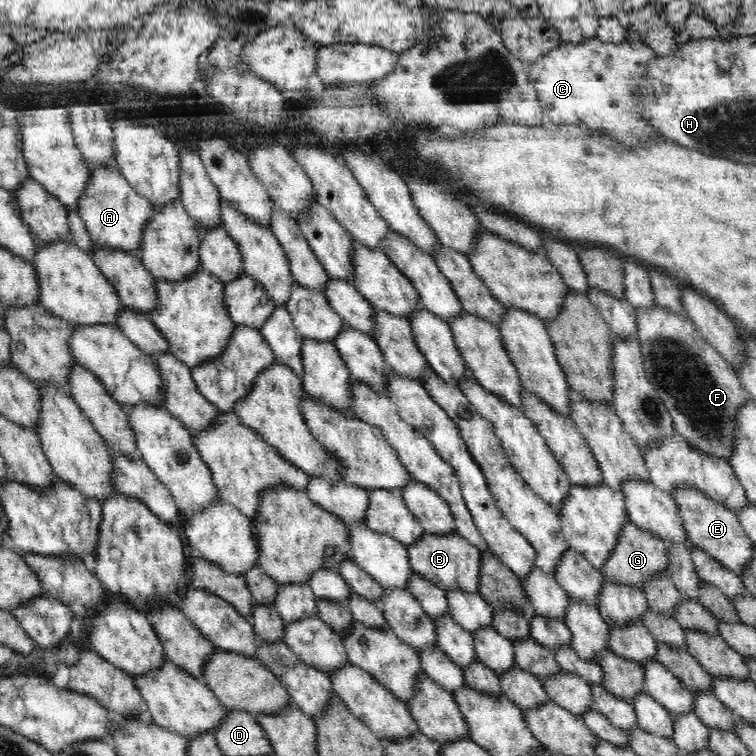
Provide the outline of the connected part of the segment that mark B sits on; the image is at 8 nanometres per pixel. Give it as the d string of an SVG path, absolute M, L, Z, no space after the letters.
M457 531L448 535L424 534L418 542L406 547L414 573L424 576L424 579L442 590L463 590L463 592L478 592L480 586L481 551L468 543Z

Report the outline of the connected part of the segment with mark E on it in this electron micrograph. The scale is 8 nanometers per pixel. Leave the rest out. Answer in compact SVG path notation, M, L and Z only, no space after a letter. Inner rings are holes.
M692 486L680 488L676 492L677 494L672 496L680 508L684 529L693 547L704 551L730 572L742 575L754 559L755 543L747 536L739 516L726 509L724 504L716 503L716 500L710 499L708 495Z

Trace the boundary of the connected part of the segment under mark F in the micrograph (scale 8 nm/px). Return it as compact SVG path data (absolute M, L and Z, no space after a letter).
M656 305L652 310L636 310L638 340L644 370L672 415L675 431L698 450L728 458L736 440L736 414L744 402L752 401L734 367L702 336L696 325Z

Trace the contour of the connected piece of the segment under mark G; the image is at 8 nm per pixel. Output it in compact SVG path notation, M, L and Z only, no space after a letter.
M629 520L617 539L616 549L609 554L600 572L606 581L640 587L652 581L653 577L668 577L670 567L668 550L668 544L648 531L641 530Z

